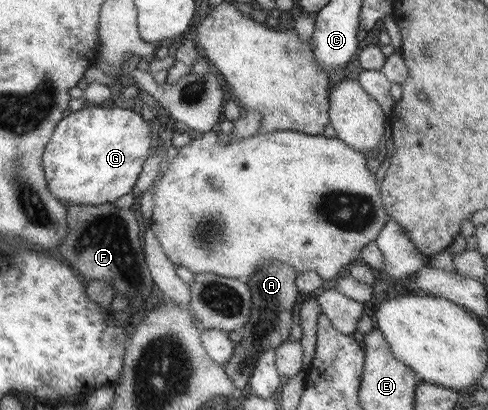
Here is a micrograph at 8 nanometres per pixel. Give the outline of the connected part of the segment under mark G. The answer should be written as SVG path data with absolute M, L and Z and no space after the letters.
M132 105L113 109L90 106L81 111L72 112L71 115L66 115L60 120L42 156L47 188L65 205L92 206L115 203L122 195L131 193L149 158L150 147L152 147L150 124L146 122L145 116L141 116Z

